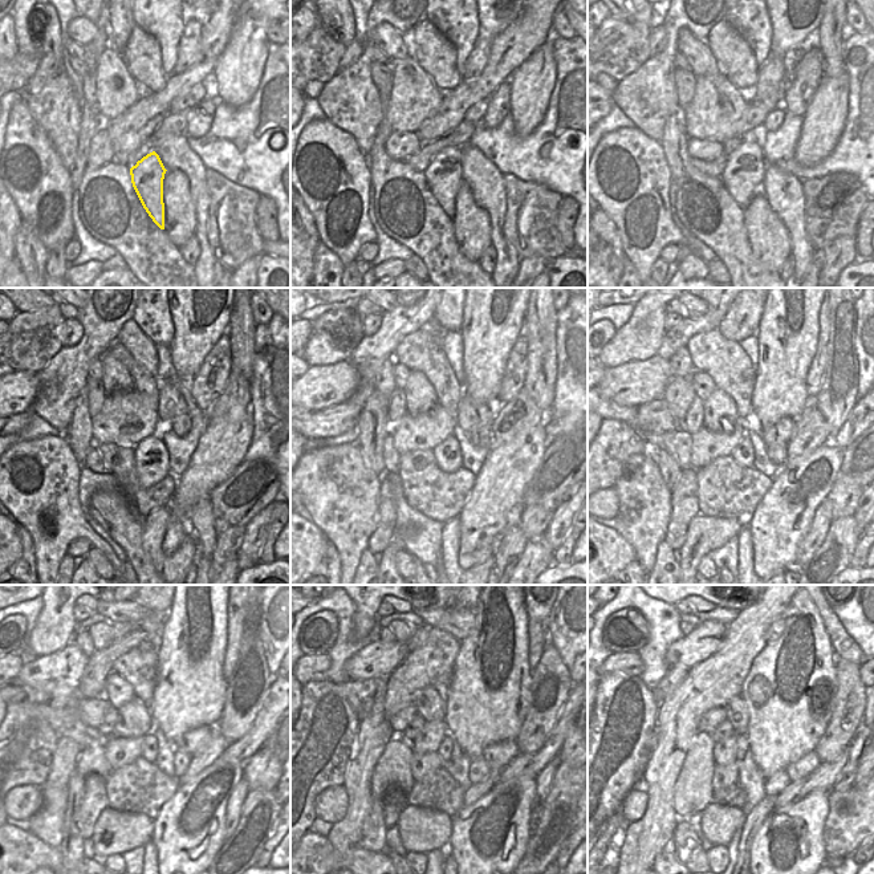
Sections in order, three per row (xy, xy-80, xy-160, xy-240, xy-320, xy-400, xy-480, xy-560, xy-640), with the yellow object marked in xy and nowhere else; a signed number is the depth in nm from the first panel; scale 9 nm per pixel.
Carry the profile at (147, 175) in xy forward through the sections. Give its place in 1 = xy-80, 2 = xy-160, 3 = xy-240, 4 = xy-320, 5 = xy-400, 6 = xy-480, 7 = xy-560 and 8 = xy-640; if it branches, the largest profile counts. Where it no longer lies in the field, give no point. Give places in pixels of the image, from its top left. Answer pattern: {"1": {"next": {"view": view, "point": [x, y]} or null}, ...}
{"1": {"next": {"view": "xy-80", "point": [443, 175]}}, "2": {"next": {"view": "xy-160", "point": [743, 174]}}, "3": {"next": {"view": "xy-240", "point": [151, 456]}}, "4": {"next": {"view": "xy-320", "point": [447, 454]}}, "5": {"next": {"view": "xy-400", "point": [743, 454]}}, "6": {"next": {"view": "xy-480", "point": [149, 747]}}, "7": {"next": {"view": "xy-560", "point": [446, 744]}}, "8": {"next": {"view": "xy-640", "point": [742, 742]}}}

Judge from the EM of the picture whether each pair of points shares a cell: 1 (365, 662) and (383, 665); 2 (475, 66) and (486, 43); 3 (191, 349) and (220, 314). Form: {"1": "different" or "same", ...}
{"1": "same", "2": "same", "3": "same"}

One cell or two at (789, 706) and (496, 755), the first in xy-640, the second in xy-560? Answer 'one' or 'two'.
two

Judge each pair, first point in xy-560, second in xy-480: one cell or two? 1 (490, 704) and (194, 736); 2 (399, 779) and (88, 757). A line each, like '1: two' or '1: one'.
1: two
2: one

